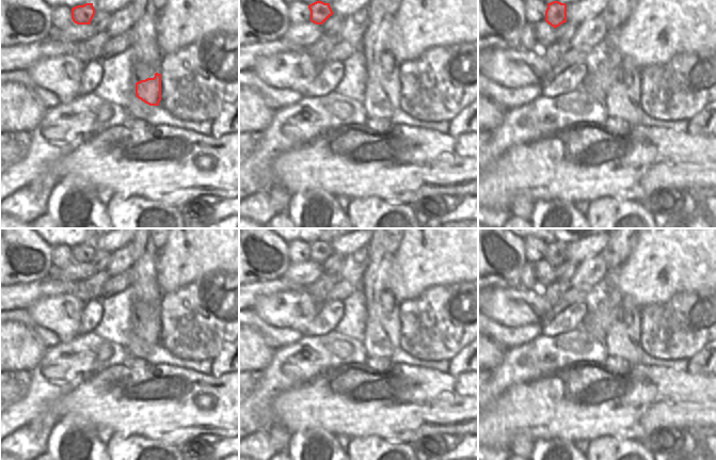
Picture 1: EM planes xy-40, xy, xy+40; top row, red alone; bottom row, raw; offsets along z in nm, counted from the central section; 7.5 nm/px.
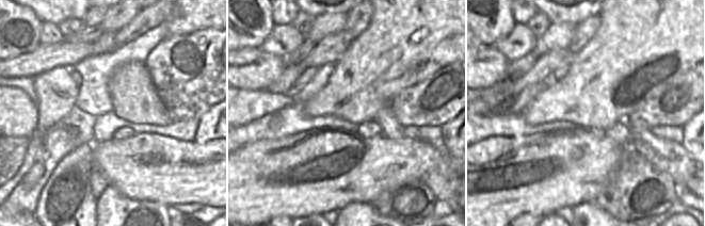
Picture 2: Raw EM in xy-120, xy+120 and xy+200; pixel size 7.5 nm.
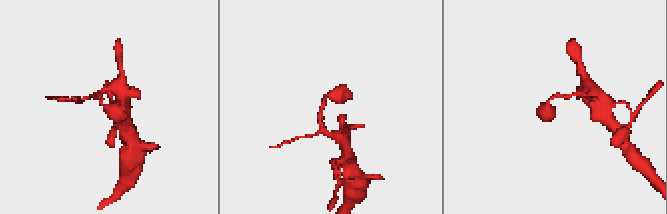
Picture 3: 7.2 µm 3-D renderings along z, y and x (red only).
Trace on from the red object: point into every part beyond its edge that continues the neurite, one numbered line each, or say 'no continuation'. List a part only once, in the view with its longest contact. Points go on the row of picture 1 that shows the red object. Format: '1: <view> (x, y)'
no continuation

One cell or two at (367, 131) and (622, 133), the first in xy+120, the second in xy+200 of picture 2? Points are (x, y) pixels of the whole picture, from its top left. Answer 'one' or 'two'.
one

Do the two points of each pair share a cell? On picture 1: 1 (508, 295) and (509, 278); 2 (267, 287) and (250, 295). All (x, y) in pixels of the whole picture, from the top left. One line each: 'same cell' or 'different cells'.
1: different cells
2: same cell

